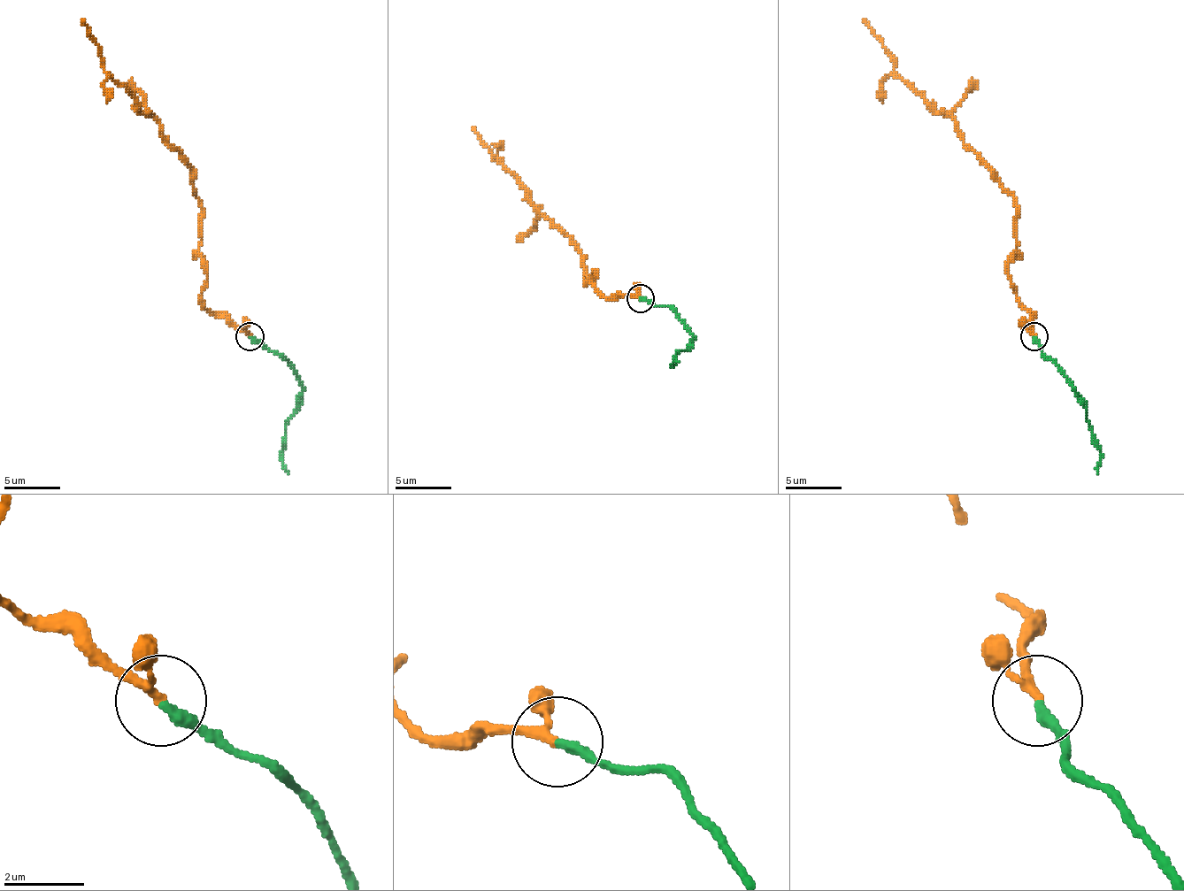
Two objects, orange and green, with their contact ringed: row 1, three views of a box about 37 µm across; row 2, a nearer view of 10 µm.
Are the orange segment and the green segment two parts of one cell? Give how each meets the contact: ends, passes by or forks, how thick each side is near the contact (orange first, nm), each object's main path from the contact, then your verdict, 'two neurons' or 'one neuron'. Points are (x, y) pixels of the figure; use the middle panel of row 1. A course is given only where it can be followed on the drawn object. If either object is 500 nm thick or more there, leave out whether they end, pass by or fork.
orange passes by; green ends; calibres 190 and 260 nm; course orange (640, 297), (606, 297), (592, 283), (595, 272), (589, 280), (581, 249), (472, 127); course green (640, 297), (673, 311), (693, 336), (676, 356), (673, 364), (679, 361); one neuron

